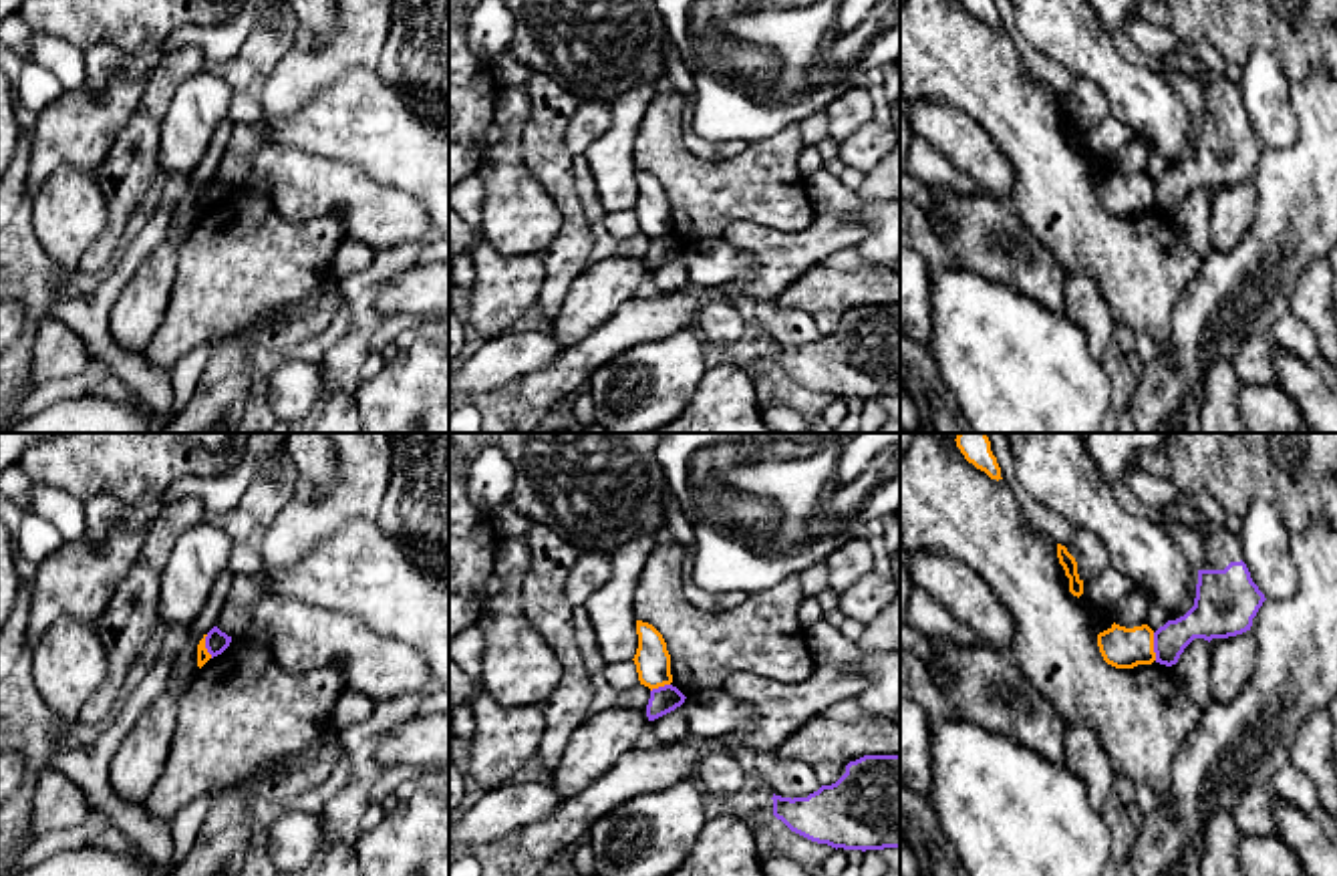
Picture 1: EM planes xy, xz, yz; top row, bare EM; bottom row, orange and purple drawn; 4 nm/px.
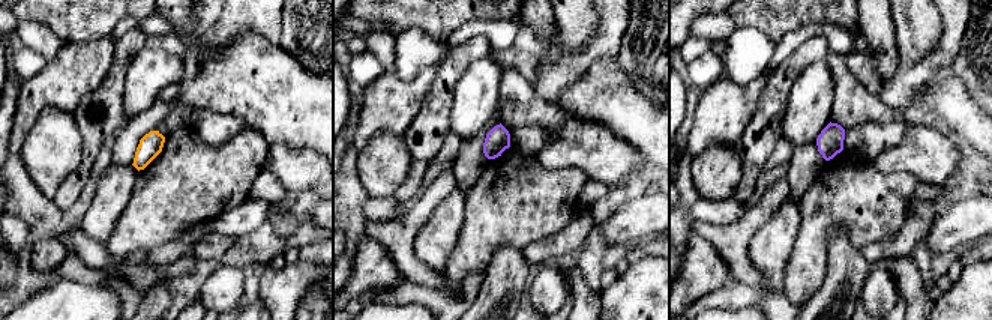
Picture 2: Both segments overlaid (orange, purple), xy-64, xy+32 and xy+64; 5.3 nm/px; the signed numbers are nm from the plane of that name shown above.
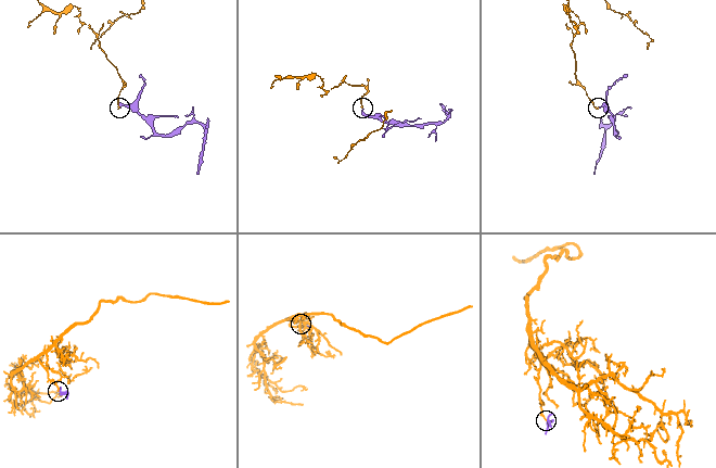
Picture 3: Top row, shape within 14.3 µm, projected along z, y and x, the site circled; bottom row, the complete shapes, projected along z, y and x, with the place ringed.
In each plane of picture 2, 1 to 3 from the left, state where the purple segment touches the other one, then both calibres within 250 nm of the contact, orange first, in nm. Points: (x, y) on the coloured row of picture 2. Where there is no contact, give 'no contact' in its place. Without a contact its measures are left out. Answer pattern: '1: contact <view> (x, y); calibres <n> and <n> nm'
1: no contact
2: no contact
3: no contact

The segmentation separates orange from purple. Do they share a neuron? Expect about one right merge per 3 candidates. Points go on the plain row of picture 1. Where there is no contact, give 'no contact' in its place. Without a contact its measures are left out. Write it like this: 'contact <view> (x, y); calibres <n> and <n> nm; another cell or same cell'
contact yz (1152, 196); calibres 160 and 160 nm; another cell

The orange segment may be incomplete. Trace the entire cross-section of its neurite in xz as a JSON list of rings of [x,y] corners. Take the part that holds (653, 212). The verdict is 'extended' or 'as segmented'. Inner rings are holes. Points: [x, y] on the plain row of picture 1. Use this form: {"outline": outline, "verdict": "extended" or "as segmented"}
{"outline": [[[636,169],[638,197],[634,213],[640,234],[652,238],[673,232],[671,203],[662,183],[648,171]]], "verdict": "as segmented"}

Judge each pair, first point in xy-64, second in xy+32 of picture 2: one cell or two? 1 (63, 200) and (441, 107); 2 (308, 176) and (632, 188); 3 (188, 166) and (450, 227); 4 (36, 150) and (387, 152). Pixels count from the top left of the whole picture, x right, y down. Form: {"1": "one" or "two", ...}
{"1": "one", "2": "two", "3": "two", "4": "one"}

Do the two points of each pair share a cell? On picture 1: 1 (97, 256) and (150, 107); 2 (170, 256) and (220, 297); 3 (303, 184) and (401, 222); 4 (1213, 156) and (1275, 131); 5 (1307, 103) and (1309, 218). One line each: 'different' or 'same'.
1: same
2: different
3: same
4: different
5: same

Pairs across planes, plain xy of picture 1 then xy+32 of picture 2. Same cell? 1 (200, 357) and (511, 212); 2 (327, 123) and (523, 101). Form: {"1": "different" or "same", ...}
{"1": "different", "2": "different"}

